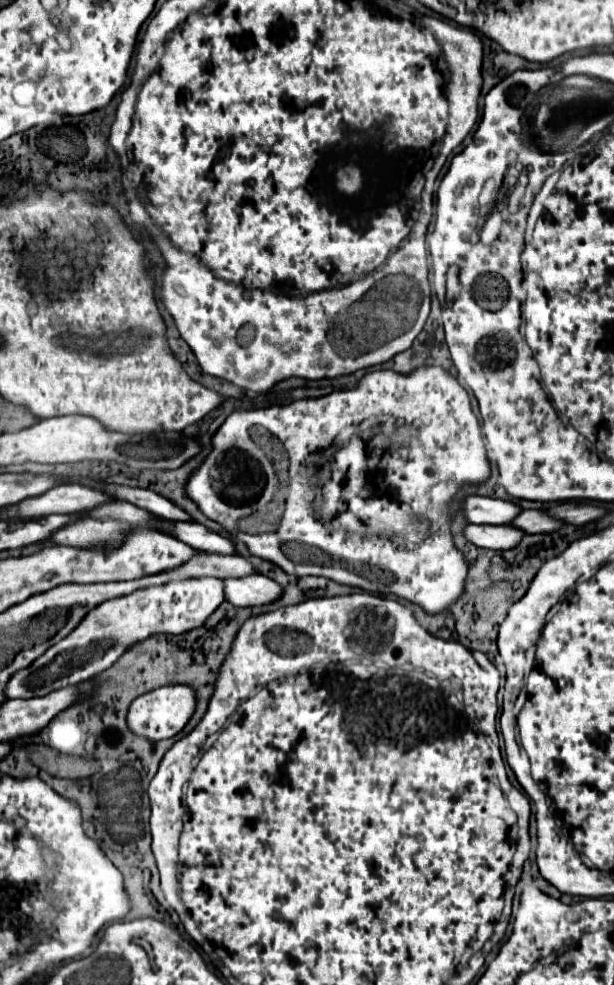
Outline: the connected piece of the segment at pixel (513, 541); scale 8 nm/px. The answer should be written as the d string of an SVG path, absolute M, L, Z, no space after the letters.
M467 525L463 529L463 535L475 547L503 551L515 547L521 541L523 531L511 525Z

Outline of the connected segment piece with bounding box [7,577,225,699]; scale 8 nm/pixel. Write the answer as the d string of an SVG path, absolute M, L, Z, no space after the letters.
M211 577L187 579L163 587L149 587L135 591L127 597L105 601L91 609L89 615L81 621L81 625L71 635L67 635L67 639L53 645L31 667L17 671L7 683L7 697L9 699L43 697L51 691L93 679L95 675L107 671L133 645L153 635L161 633L181 635L195 627L201 627L203 621L223 601L225 601L223 581Z

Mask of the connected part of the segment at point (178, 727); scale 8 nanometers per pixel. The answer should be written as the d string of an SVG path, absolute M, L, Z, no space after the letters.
M183 685L159 687L151 693L143 693L141 697L137 697L131 703L129 713L127 713L127 723L135 735L145 737L149 741L169 739L169 737L175 737L179 731L183 731L183 727L193 717L195 707L197 707L197 699L195 699L195 691L191 691L191 687L183 687Z

